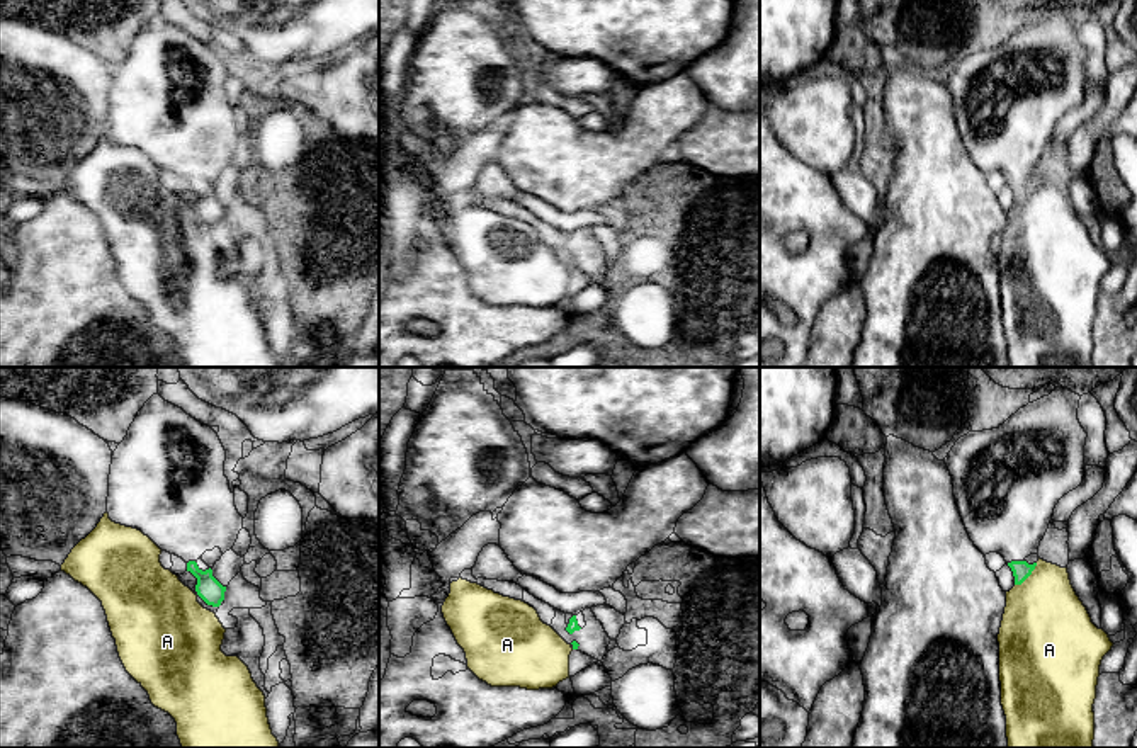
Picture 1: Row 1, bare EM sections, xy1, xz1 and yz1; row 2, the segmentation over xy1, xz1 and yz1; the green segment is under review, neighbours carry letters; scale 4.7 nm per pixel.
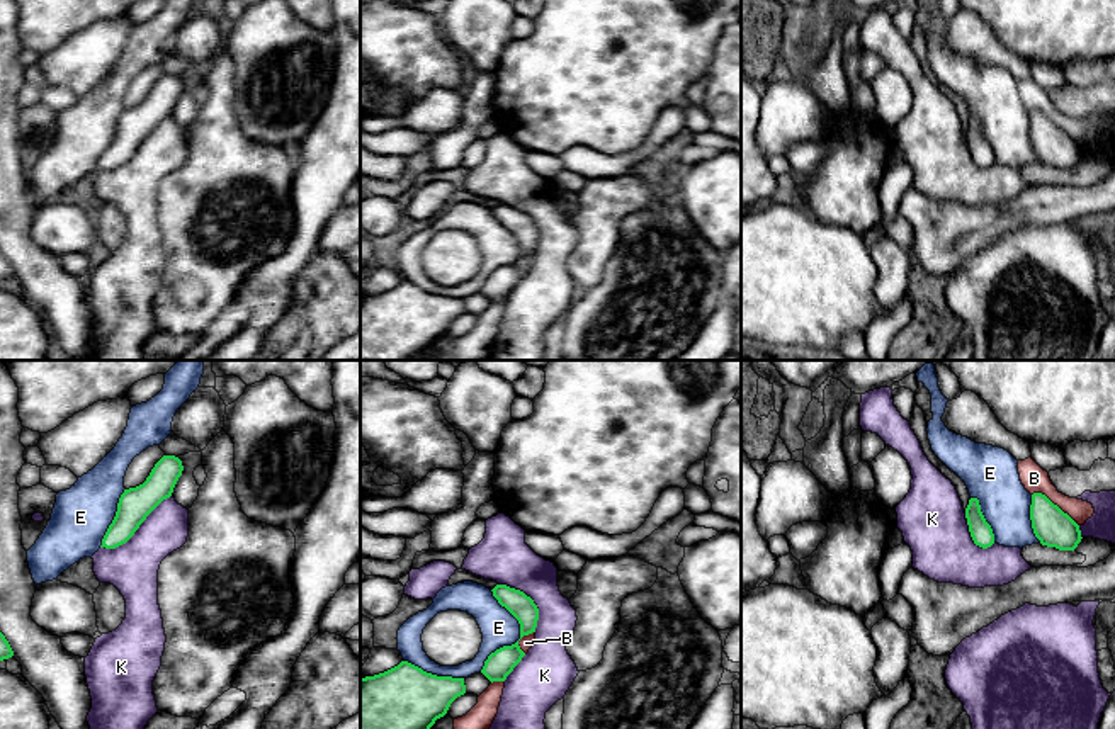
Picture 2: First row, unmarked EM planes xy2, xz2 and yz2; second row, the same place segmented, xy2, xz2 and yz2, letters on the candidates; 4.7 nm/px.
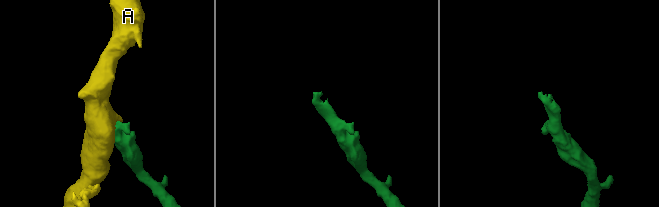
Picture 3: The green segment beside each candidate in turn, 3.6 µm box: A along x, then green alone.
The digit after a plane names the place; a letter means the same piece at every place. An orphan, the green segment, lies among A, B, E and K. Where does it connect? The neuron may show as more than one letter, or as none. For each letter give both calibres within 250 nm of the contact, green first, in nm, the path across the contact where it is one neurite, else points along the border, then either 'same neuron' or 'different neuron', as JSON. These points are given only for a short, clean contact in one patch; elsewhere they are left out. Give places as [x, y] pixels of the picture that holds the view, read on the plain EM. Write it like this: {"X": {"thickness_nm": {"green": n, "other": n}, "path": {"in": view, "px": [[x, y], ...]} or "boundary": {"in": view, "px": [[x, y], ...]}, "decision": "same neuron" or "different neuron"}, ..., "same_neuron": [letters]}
{"A": {"thickness_nm": {"green": 90, "other": 400}, "decision": "different neuron"}, "B": {"thickness_nm": {"green": 180, "other": 120}, "boundary": {"in": "yz2", "px": [[1032, 113], [1047, 116], [1078, 145]]}, "decision": "different neuron"}, "E": {"thickness_nm": {"green": 130, "other": 170}, "decision": "different neuron"}, "K": {"thickness_nm": {"green": 160, "other": 240}, "decision": "different neuron"}, "same_neuron": []}

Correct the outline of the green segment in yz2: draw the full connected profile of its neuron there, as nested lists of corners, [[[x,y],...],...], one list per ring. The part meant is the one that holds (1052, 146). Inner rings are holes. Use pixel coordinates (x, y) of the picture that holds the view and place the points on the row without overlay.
[[[1042,112],[1032,114],[1030,139],[1042,165],[1074,170],[1083,158],[1079,144]]]

